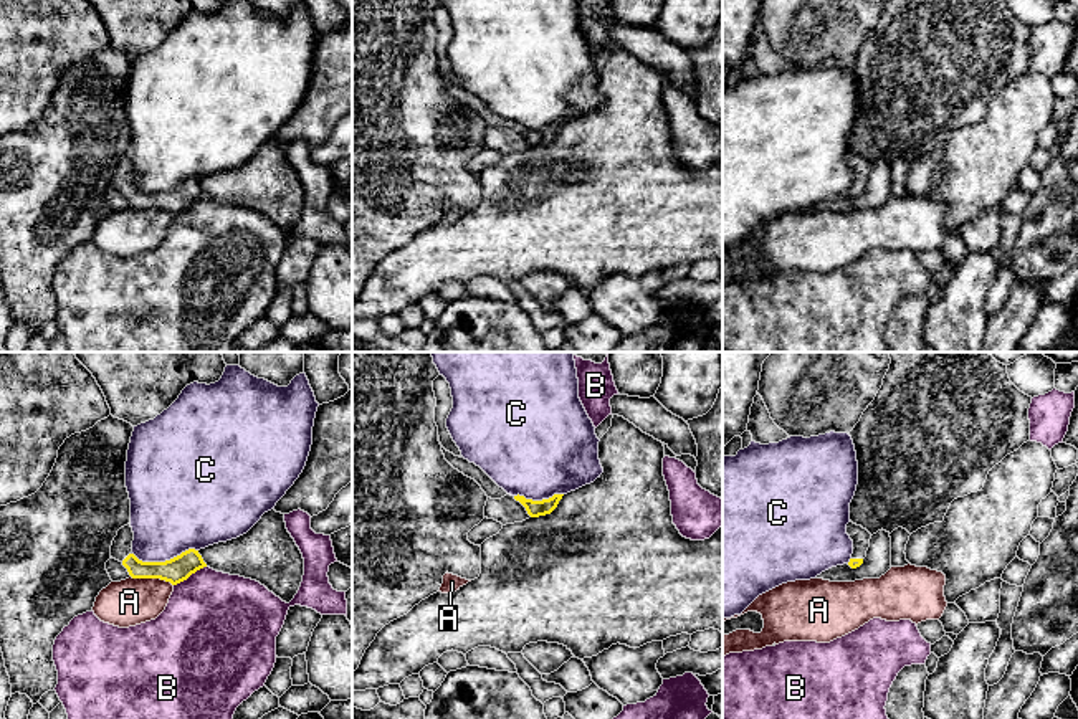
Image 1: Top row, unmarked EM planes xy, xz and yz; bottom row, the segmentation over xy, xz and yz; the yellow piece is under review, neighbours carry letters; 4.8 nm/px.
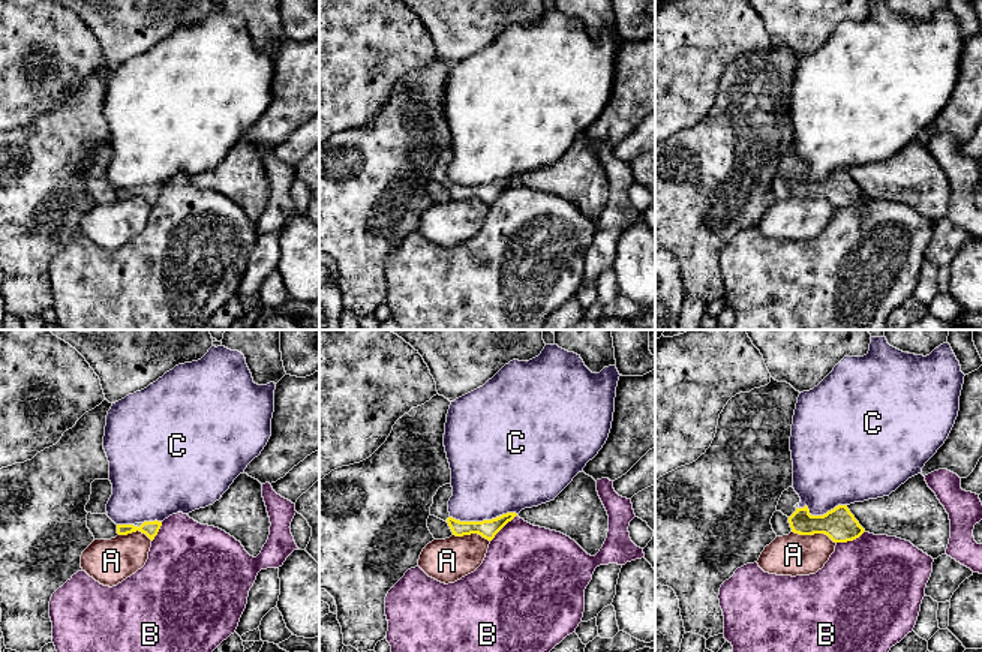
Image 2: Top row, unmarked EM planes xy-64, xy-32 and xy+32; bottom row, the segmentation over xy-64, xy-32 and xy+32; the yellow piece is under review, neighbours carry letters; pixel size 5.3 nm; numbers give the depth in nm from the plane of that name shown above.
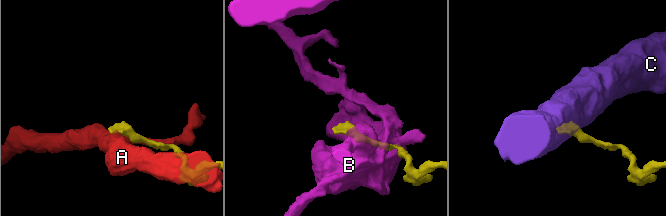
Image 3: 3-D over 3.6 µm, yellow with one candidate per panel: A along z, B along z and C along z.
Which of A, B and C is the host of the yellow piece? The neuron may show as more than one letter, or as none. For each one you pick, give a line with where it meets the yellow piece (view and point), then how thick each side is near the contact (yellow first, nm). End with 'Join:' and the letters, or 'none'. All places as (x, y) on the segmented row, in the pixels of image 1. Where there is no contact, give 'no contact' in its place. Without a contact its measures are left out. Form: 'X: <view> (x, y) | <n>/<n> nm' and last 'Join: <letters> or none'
Join: none

